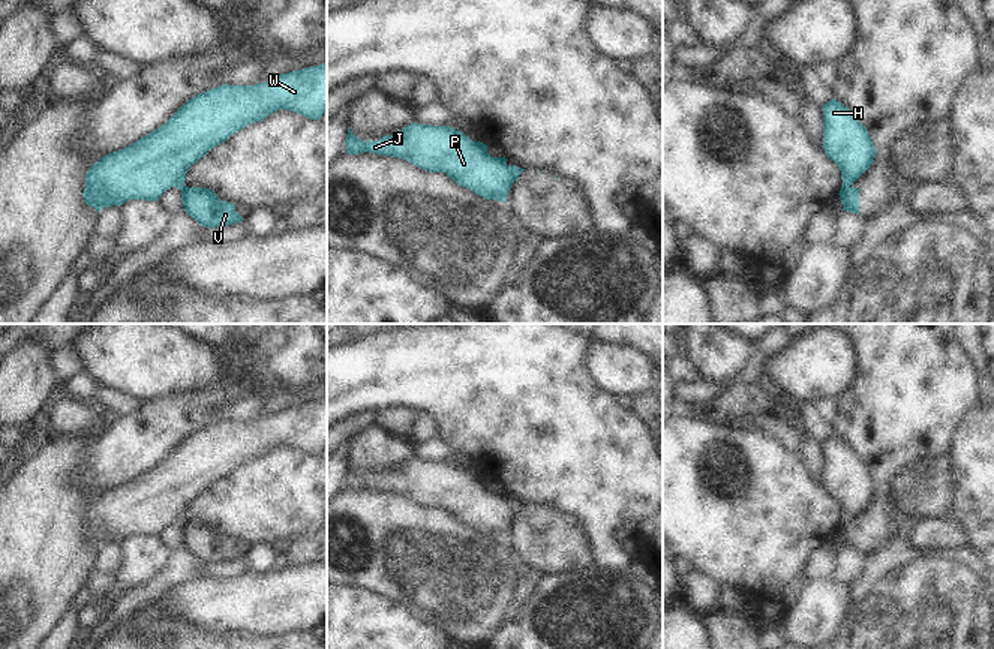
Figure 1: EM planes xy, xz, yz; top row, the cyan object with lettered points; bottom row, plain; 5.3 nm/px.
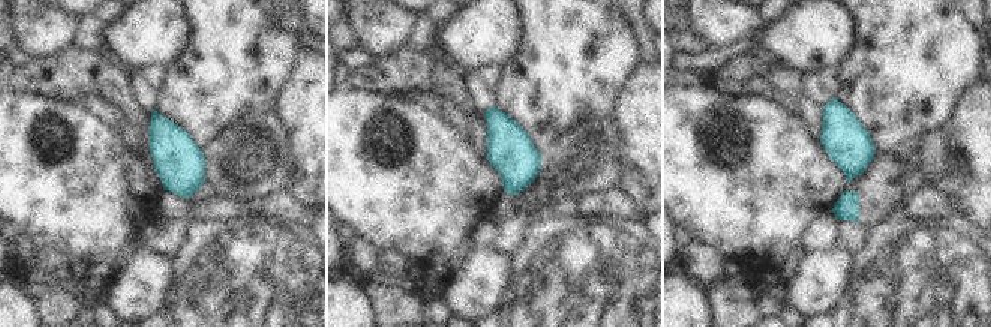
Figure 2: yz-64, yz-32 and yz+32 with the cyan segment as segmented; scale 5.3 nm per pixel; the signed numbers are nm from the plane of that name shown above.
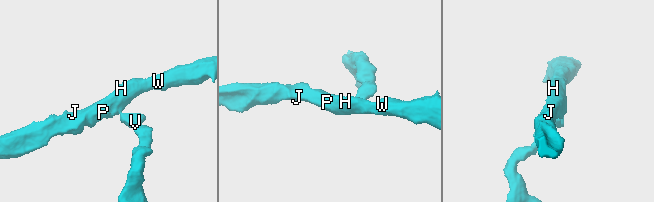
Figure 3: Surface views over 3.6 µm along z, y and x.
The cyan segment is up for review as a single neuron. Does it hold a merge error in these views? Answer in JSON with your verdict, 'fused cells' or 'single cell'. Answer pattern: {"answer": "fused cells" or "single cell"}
{"answer": "fused cells"}

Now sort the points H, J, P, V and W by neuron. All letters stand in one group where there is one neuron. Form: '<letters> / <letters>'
H J P W / V

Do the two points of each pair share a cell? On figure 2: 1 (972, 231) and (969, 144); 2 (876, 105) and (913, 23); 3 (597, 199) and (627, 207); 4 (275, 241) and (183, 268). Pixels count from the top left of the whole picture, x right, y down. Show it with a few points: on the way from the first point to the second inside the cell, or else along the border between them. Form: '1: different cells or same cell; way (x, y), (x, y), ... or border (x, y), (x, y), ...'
1: different cells; border (955, 219), (975, 225)
2: same cell; way (897, 84), (912, 60), (912, 44)
3: same cell; way (604, 205), (619, 205)
4: same cell; way (252, 264), (248, 268), (206, 268)

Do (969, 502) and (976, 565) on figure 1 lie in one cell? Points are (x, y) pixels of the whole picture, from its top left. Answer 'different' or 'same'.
different

